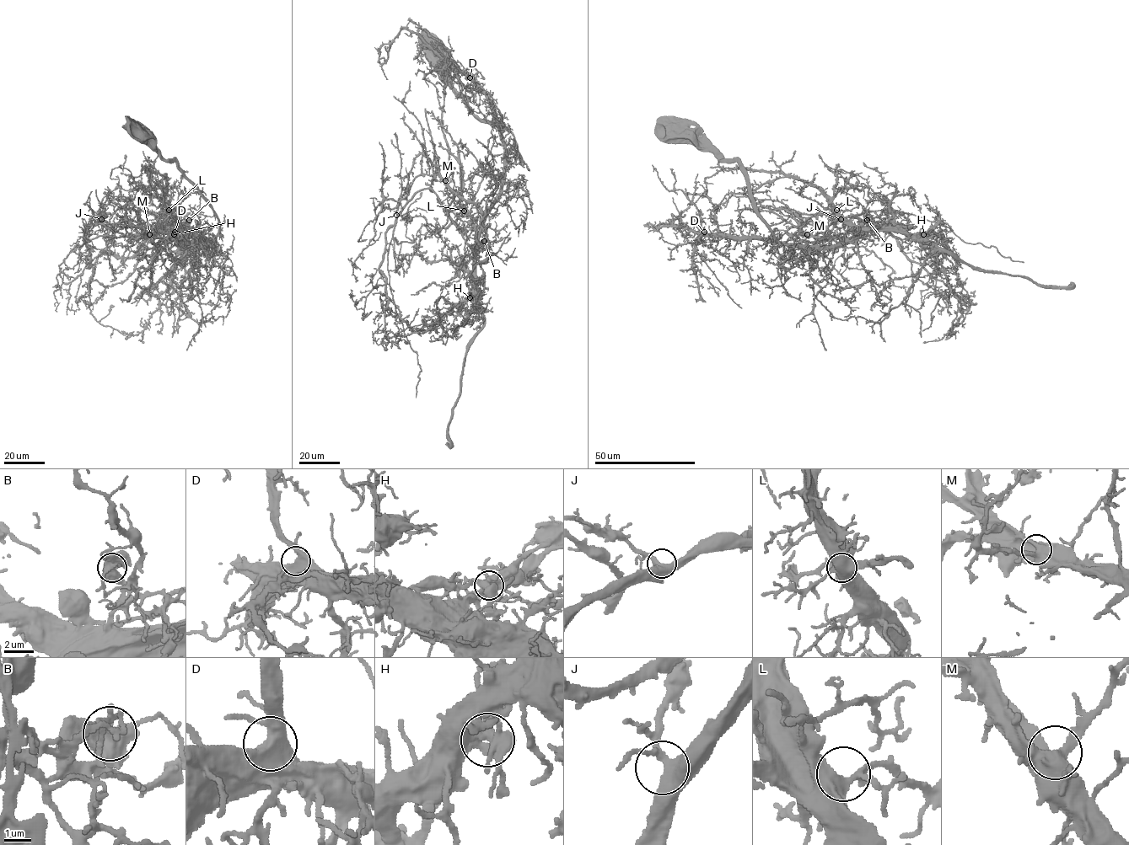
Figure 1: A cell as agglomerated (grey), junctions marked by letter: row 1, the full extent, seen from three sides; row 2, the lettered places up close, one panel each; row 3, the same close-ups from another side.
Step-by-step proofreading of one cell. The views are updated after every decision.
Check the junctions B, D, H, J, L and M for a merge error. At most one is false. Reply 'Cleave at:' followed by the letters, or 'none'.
Cleave at: H

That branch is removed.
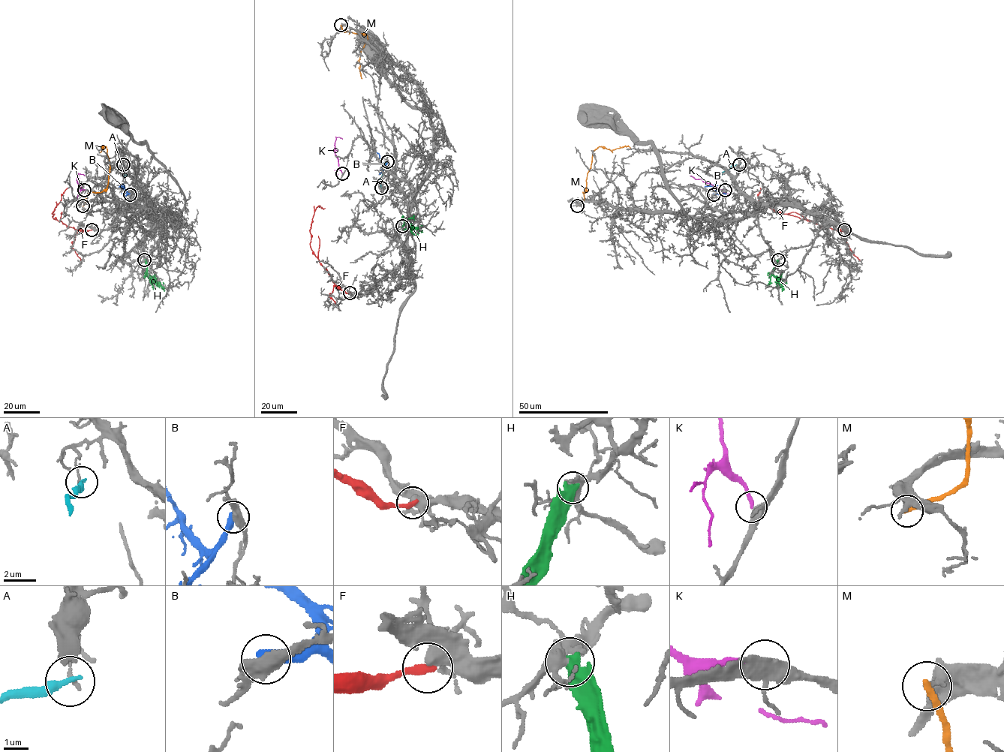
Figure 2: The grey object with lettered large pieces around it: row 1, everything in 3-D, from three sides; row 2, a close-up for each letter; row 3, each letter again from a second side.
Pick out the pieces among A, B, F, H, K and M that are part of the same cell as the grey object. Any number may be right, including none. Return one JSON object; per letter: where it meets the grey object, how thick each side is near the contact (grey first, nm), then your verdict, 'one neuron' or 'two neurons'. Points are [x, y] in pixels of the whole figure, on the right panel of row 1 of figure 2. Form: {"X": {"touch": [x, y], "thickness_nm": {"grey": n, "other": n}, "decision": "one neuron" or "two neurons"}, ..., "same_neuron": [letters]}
{"A": {"touch": [739, 164], "thickness_nm": {"grey": 140, "other": 300}, "decision": "two neurons"}, "B": {"touch": [713, 194], "thickness_nm": {"grey": 360, "other": 500}, "decision": "two neurons"}, "F": {"touch": [844, 230], "thickness_nm": {"grey": 440, "other": 340}, "decision": "two neurons"}, "H": {"touch": [778, 260], "thickness_nm": {"grey": 400, "other": 600}, "decision": "two neurons"}, "K": {"touch": [725, 190], "thickness_nm": {"grey": 400, "other": 240}, "decision": "two neurons"}, "M": {"touch": [577, 206], "thickness_nm": {"grey": 170, "other": 260}, "decision": "two neurons"}, "same_neuron": []}

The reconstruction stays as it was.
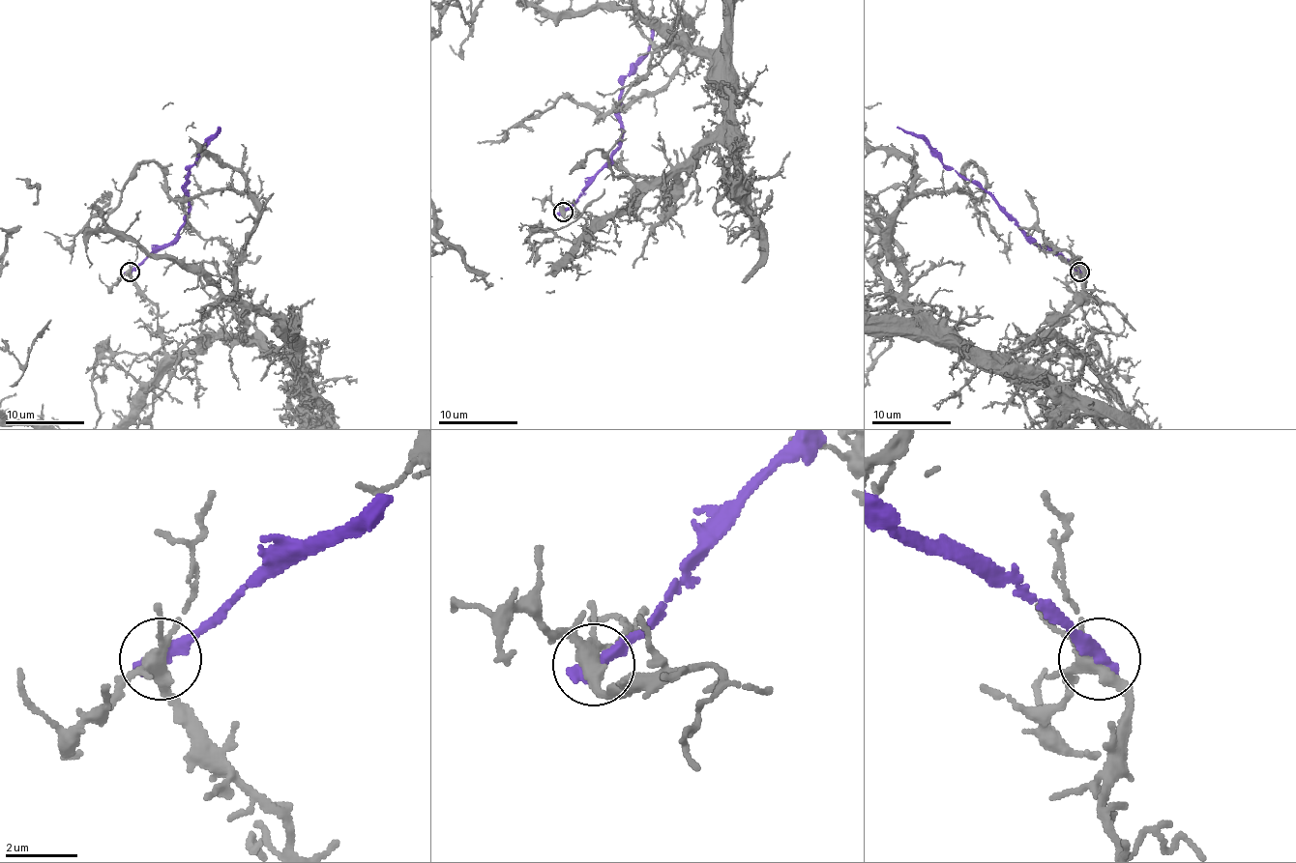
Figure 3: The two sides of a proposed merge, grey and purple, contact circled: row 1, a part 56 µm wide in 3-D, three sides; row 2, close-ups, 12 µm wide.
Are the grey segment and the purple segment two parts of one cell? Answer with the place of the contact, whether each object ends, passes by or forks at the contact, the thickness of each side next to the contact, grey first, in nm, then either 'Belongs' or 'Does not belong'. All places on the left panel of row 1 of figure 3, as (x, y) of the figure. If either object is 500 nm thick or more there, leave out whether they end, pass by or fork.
Place: (130, 272). At the ring grey forks. At the ring purple ends. Thickness 320 nm (grey) against 440 nm. Does not belong

